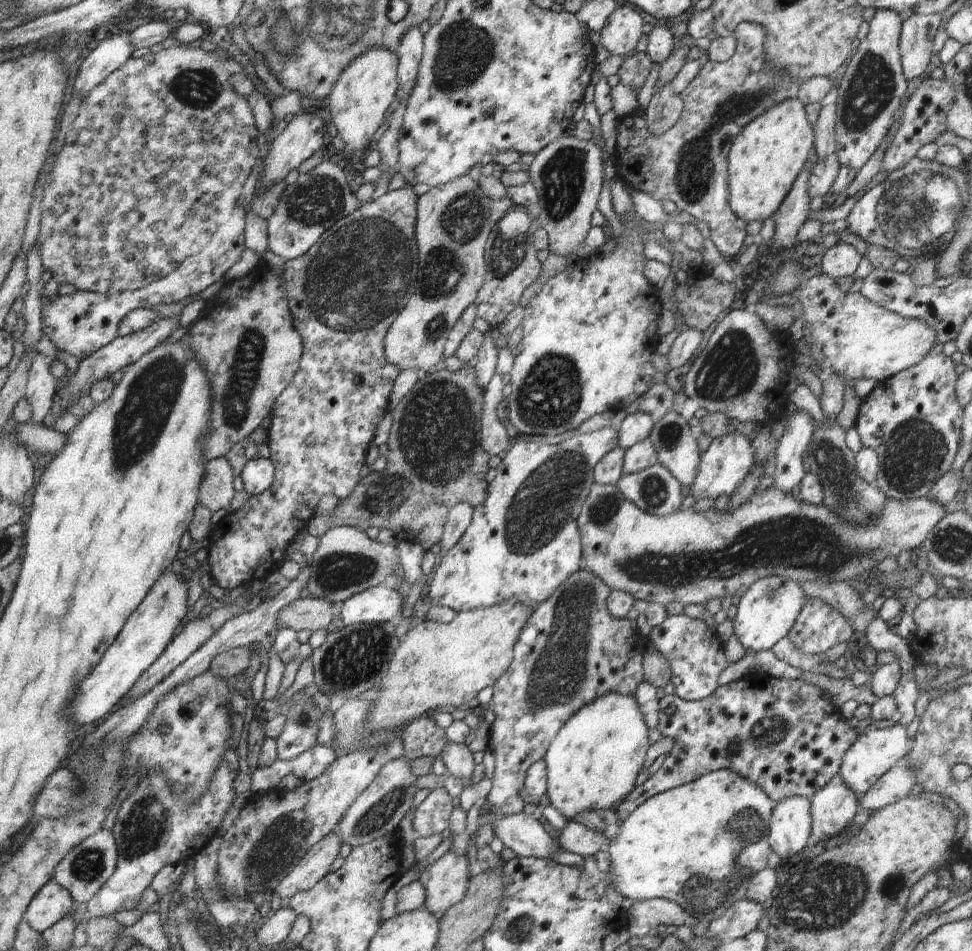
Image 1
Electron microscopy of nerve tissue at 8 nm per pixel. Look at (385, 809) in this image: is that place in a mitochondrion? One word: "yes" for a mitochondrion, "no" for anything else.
yes

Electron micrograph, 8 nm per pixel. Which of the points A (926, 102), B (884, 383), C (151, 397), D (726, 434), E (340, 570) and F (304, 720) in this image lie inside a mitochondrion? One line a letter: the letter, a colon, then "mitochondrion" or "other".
A: other
B: other
C: mitochondrion
D: other
E: mitochondrion
F: mitochondrion

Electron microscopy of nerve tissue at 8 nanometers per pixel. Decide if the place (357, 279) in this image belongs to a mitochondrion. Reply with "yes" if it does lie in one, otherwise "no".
yes

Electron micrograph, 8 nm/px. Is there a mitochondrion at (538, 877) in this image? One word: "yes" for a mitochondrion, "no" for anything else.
no

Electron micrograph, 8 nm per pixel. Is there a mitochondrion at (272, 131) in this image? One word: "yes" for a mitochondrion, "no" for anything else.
no

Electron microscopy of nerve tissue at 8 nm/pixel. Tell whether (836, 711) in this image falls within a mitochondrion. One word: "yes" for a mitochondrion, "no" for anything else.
no

